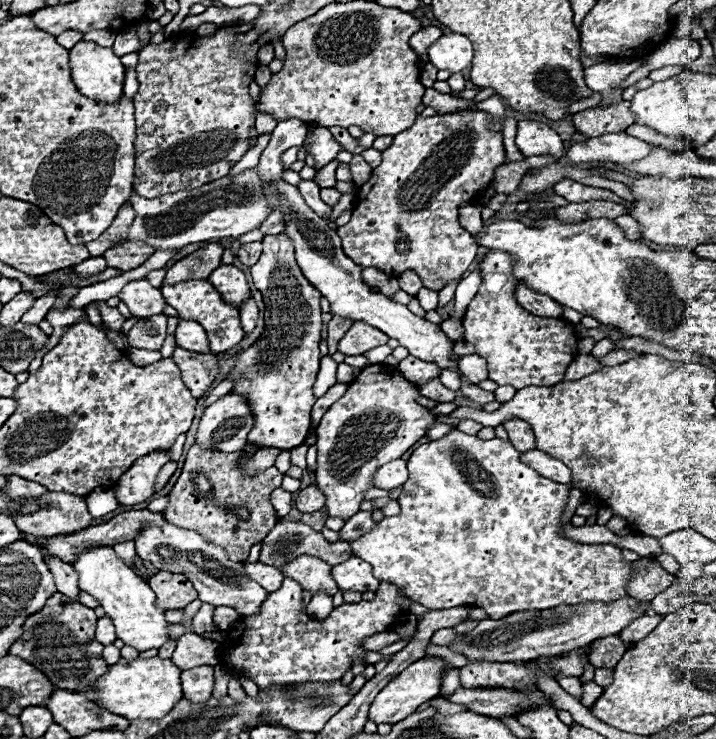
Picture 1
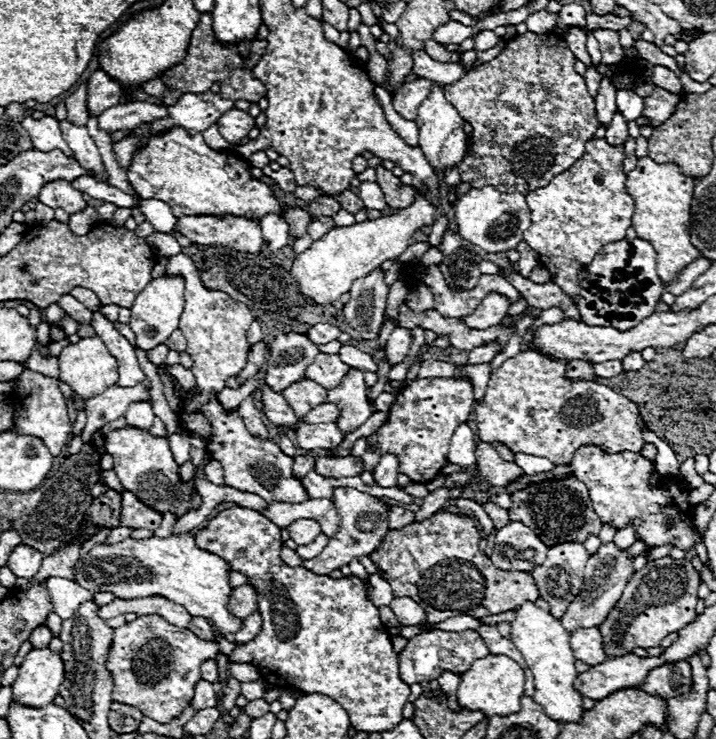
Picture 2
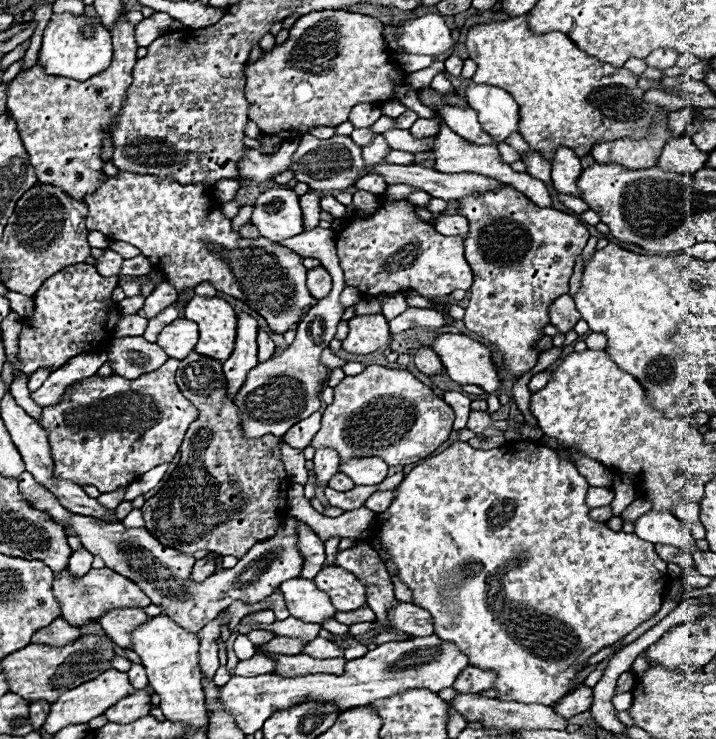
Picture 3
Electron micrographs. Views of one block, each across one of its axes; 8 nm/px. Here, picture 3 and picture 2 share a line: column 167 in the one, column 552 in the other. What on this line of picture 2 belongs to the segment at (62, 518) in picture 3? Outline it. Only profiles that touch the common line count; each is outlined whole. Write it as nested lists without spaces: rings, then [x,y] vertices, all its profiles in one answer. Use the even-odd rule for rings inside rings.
[[[562,542],[552,548],[548,548],[544,564],[536,566],[534,570],[528,570],[528,574],[534,578],[536,588],[540,592],[540,598],[544,598],[550,604],[550,614],[554,618],[562,618],[568,602],[578,594],[582,580],[584,580],[584,566],[588,560],[588,552],[582,542]]]

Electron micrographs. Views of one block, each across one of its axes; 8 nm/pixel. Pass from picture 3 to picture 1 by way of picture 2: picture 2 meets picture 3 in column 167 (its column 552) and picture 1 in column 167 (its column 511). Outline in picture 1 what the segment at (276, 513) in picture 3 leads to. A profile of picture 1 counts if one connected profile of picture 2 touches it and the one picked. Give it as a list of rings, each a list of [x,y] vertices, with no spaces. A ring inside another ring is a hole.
[[[194,444],[188,450],[188,454],[186,454],[186,462],[184,462],[184,468],[182,468],[182,474],[180,474],[178,482],[174,484],[172,492],[168,494],[168,508],[162,510],[162,514],[166,516],[166,520],[172,522],[174,526],[184,528],[184,530],[194,530],[206,542],[224,548],[224,552],[228,552],[228,558],[232,562],[244,562],[248,558],[250,548],[256,542],[264,540],[266,534],[276,526],[278,514],[272,508],[270,492],[282,484],[282,474],[274,466],[272,466],[272,470],[264,470],[260,474],[254,474],[256,478],[242,476],[240,470],[238,470],[238,458],[240,458],[240,454],[242,452],[216,454],[212,450],[200,450],[200,446]]]

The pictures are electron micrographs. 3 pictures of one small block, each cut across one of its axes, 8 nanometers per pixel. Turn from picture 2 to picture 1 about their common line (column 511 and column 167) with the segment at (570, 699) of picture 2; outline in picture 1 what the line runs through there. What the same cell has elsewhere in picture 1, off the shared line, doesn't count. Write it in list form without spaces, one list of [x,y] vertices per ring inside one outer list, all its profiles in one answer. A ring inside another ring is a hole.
[[[92,546],[80,554],[76,554],[76,560],[72,562],[72,568],[78,574],[78,586],[80,590],[94,596],[100,606],[106,610],[106,614],[112,618],[116,626],[116,636],[136,650],[150,650],[160,648],[164,642],[168,642],[164,620],[164,610],[158,610],[154,606],[154,592],[150,586],[132,572],[114,552],[112,546]]]

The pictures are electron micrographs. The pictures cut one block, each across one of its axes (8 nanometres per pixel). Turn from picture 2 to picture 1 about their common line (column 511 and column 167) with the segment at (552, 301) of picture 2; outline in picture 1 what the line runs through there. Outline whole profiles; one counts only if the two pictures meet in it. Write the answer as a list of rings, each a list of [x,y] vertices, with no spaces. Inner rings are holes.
[[[208,244],[178,260],[172,268],[168,268],[164,282],[182,282],[184,278],[208,278],[216,266],[220,266],[224,246]]]

